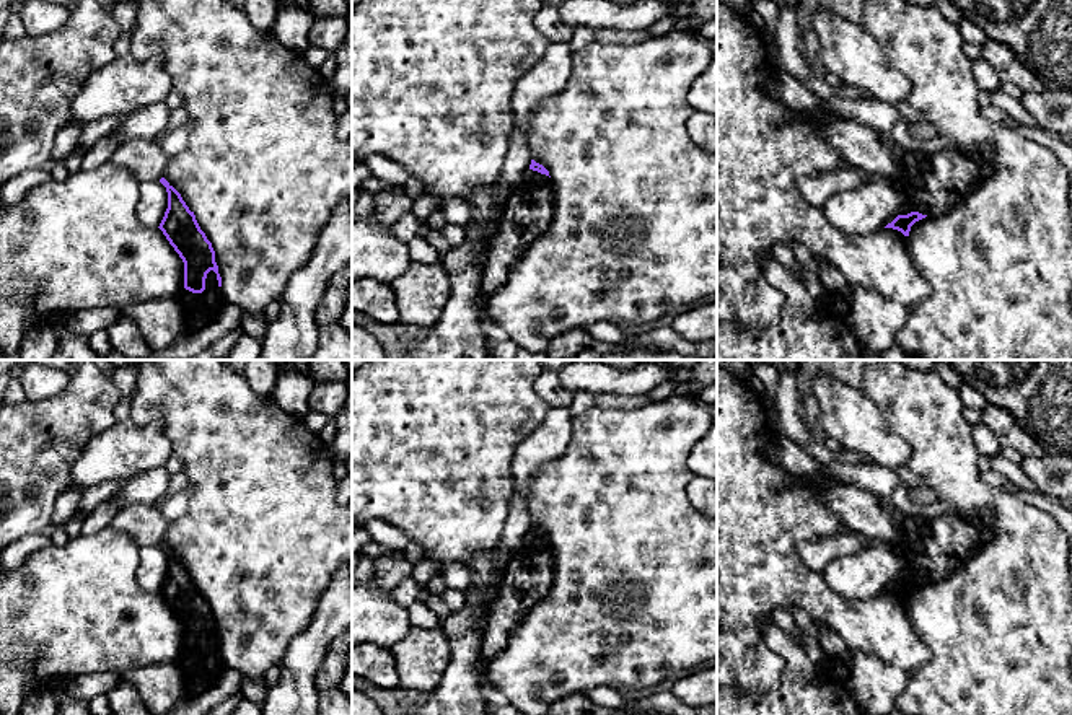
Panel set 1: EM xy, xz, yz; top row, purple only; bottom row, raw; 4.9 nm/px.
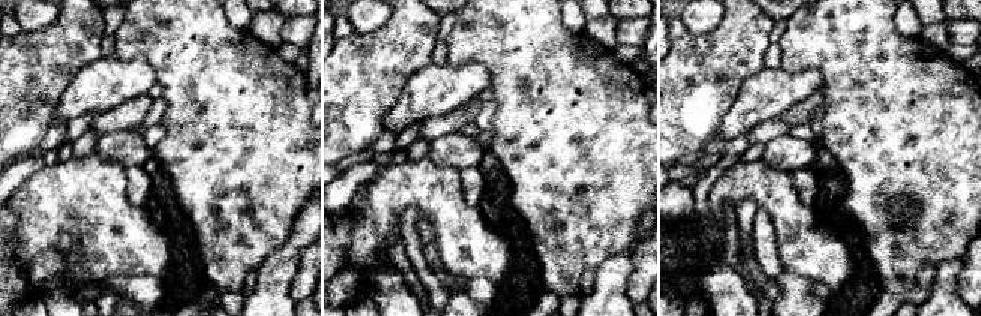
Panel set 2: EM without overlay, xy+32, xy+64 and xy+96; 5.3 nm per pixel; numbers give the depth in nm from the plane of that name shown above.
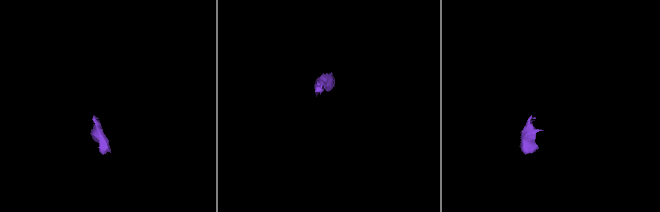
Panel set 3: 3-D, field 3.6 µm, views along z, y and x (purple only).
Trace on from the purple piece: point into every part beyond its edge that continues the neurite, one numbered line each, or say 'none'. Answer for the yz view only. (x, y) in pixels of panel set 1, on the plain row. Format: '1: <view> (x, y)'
1: yz (934, 548)

